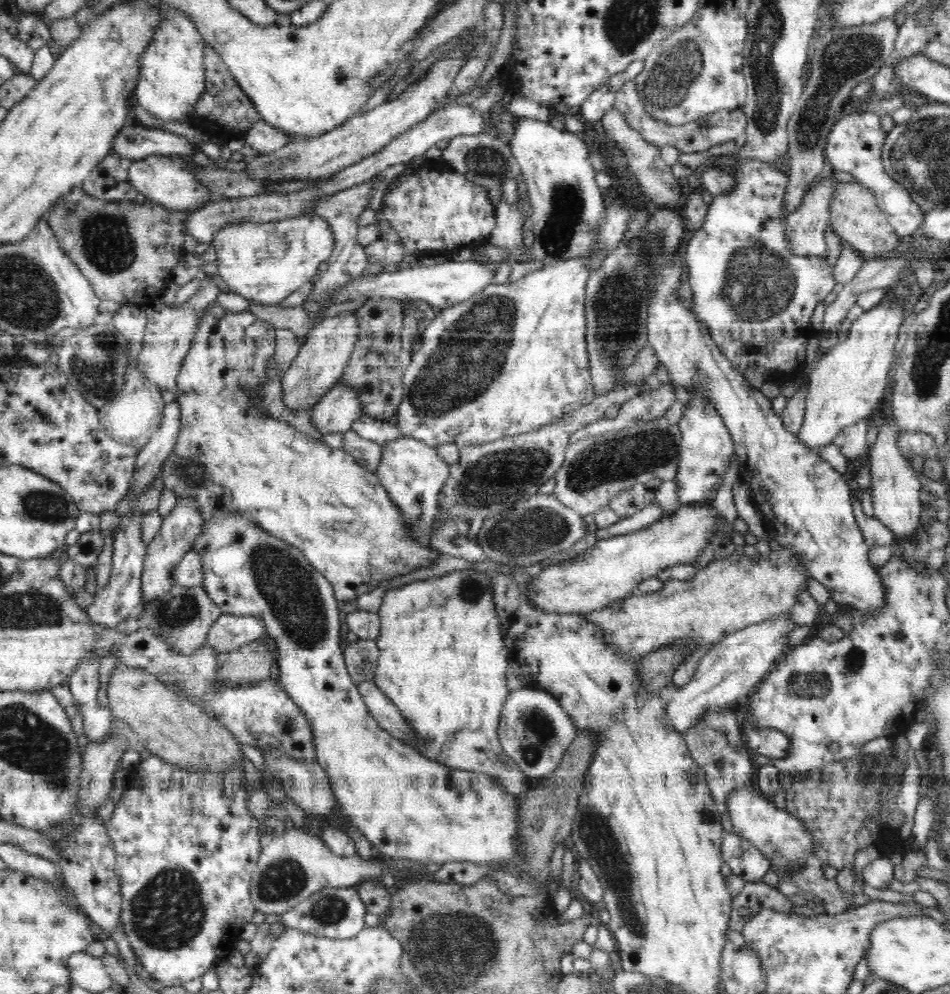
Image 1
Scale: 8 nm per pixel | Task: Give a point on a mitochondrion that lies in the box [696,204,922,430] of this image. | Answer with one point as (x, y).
(757, 285)

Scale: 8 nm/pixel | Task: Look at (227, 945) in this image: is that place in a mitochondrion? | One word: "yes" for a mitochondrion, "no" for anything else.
no

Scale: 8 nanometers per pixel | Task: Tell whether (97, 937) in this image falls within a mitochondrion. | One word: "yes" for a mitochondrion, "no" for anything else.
no

